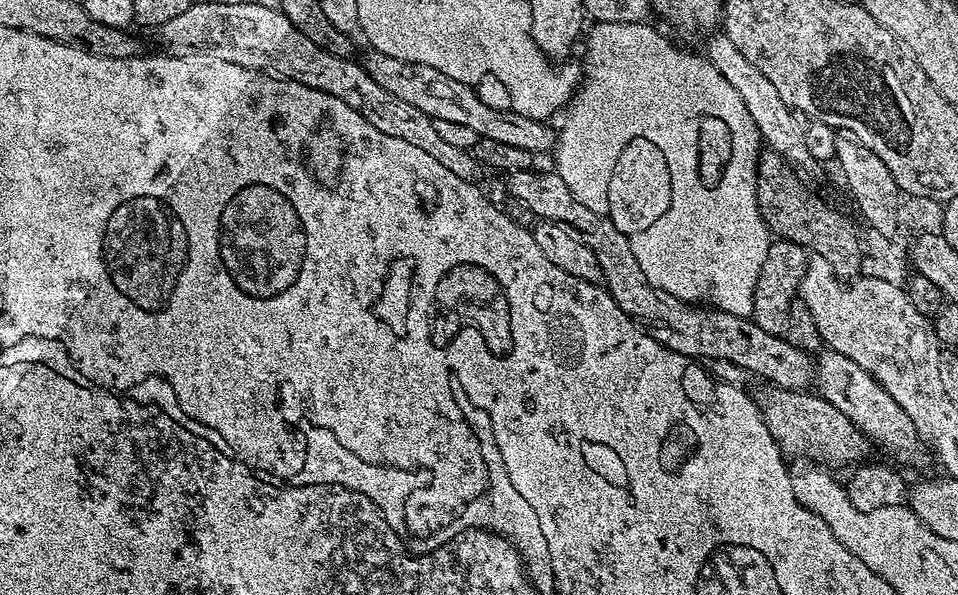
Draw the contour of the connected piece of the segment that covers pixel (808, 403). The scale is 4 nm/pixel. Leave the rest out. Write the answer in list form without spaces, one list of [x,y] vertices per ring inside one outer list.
[[[775,386],[766,388],[765,392],[758,396],[760,412],[764,416],[764,421],[774,438],[774,442],[778,445],[781,452],[784,453],[785,457],[805,456],[806,459],[812,460],[808,462],[815,462],[820,466],[832,466],[828,464],[856,466],[869,459],[869,437],[865,436],[854,422],[850,422],[850,418],[846,418],[846,414],[842,414],[842,410],[830,406],[830,402],[823,400],[819,394],[813,394],[808,390],[795,392],[789,388],[778,388]]]

